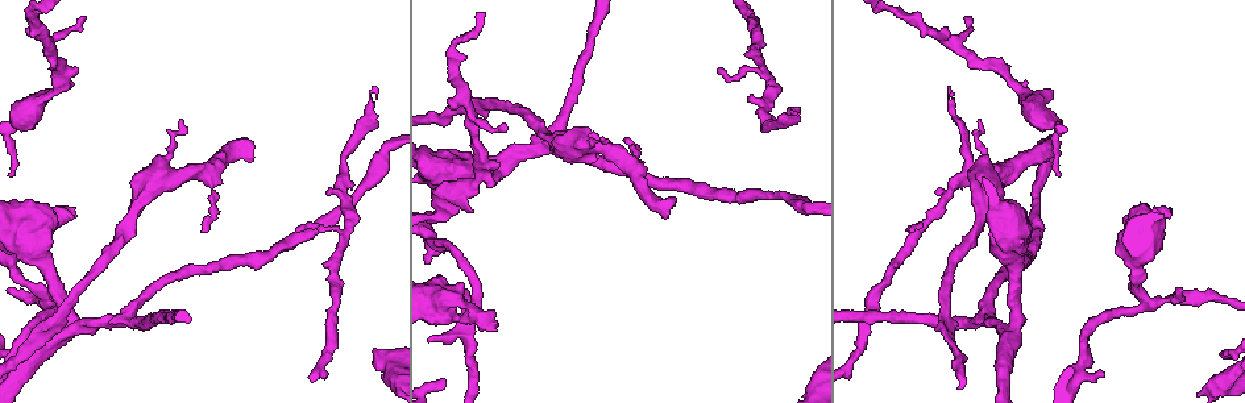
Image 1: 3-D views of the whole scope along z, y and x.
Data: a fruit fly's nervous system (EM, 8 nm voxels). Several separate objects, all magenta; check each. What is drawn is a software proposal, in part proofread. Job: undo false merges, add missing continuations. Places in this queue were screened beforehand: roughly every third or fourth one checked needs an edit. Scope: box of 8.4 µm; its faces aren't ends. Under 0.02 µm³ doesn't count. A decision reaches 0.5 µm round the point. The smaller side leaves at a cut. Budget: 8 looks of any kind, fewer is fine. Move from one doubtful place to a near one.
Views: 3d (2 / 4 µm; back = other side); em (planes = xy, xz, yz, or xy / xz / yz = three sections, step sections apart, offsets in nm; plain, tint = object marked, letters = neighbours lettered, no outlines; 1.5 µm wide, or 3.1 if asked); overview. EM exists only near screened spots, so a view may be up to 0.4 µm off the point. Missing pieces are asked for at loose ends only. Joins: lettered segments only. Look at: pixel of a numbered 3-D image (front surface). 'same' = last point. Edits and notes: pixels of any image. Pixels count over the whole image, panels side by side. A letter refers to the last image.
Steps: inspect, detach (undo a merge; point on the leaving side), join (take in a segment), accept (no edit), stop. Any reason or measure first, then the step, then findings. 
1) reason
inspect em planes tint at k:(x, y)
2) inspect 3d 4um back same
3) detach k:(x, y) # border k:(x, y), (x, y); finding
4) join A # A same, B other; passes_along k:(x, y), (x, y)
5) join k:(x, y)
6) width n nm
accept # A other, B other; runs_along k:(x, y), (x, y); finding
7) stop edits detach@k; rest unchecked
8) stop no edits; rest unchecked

thin end
inspect 3d 4um at 1:(980, 120)

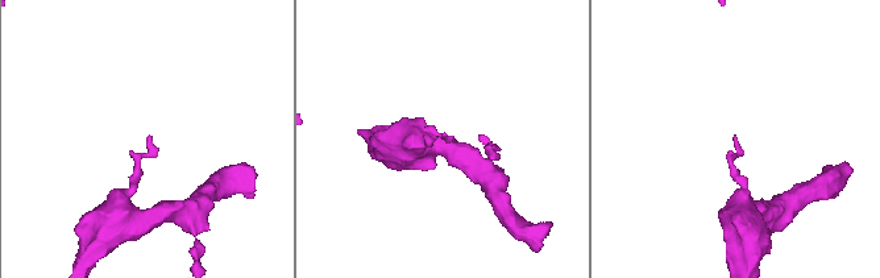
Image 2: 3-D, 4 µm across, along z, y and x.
shape alone is not enough
inspect em planes letters at 2:(736, 138)

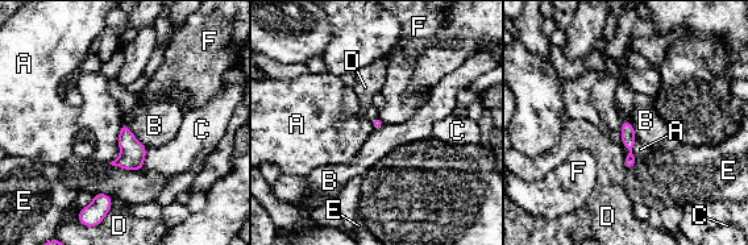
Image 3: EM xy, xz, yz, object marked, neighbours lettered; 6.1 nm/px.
accept # A other, B other, C other, D other, E other, F other; border 3:(123, 121), (131, 133), (146, 148); none of them fits

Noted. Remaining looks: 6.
three-way junction
inspect em planes tint at 1:(126, 315)

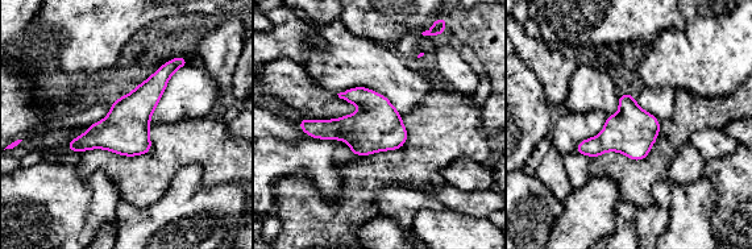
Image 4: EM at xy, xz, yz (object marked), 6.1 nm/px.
inspect em planes letters same

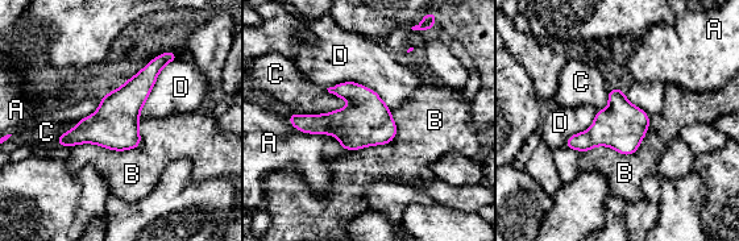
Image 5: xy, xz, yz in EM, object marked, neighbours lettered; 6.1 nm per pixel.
accept # A other, B other, C other, D other; border 5:(352, 103), (324, 113), (291, 113); one neuron here

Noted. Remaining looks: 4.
an open end
inspect em xy step 8 letters at 1:(205, 231)

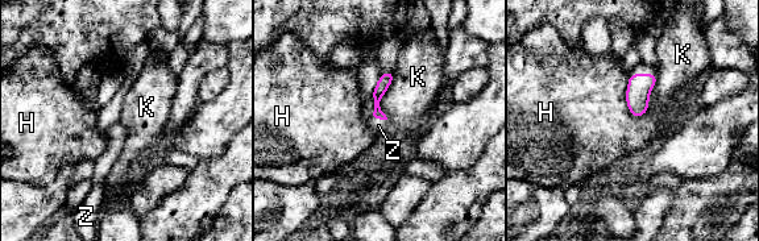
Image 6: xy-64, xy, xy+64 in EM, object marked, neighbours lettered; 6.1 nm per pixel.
another direction
inspect em planes letters same

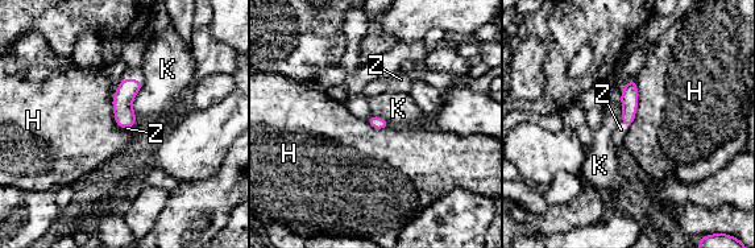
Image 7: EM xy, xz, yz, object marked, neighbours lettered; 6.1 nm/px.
join Z # H other, K other, Z same; passes_along 7:(629, 94), (623, 123), (621, 129); the neuron continues

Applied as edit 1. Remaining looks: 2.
stop edits join@7; rest unchecked

